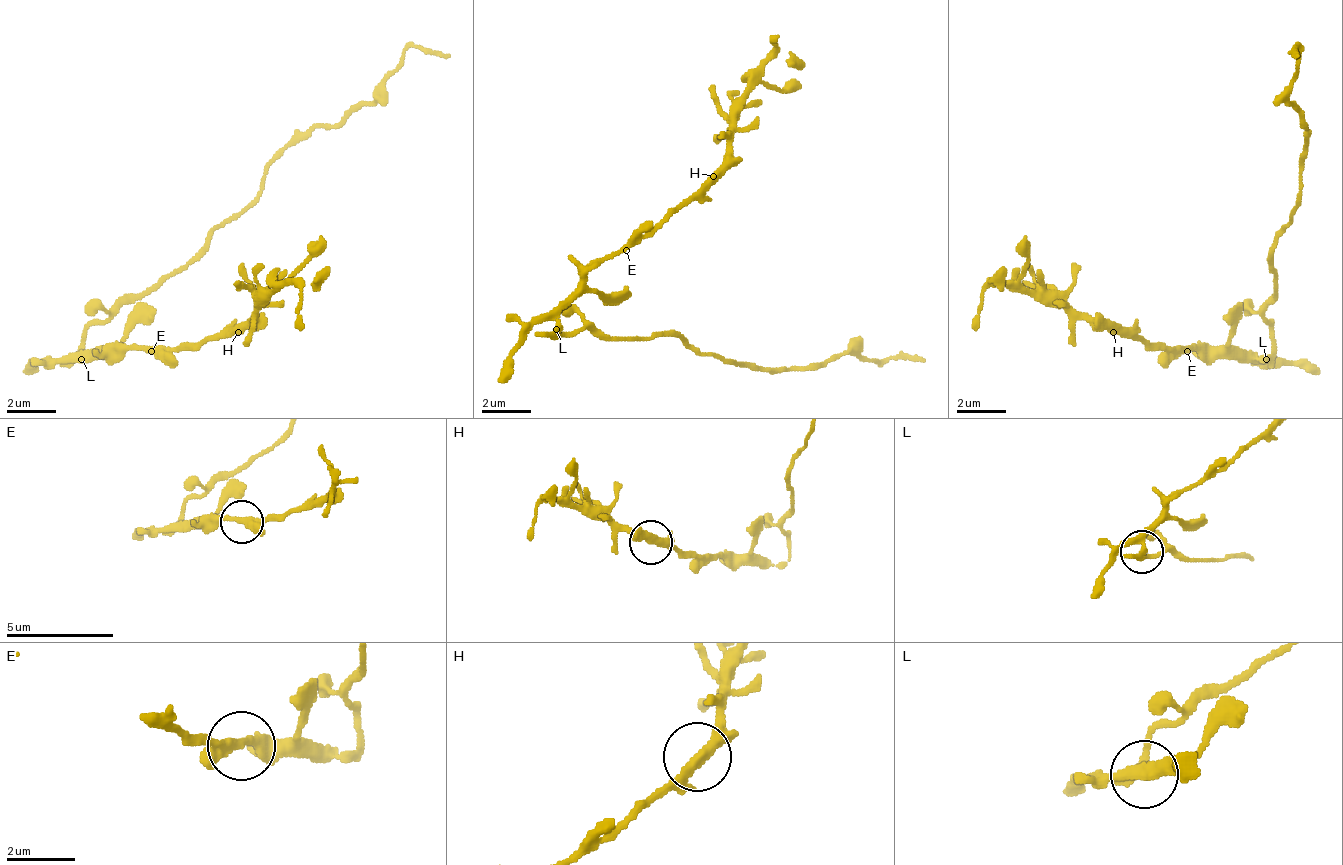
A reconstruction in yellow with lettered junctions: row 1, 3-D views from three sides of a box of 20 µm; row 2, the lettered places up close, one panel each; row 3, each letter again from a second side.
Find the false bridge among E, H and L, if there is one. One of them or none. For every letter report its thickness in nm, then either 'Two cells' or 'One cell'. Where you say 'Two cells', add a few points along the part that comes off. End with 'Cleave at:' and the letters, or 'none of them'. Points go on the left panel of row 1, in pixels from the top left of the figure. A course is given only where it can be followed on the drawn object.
E: Thickness 280 nm. One cell
H: Thickness 320 nm. One cell
L: Thickness 240 nm. Two cells. Course of the part to remove: (83, 357), (83, 332), (151, 295), (250, 202), (287, 147), (349, 116), (374, 97), (411, 48), (448, 60)
Cleave at: L

